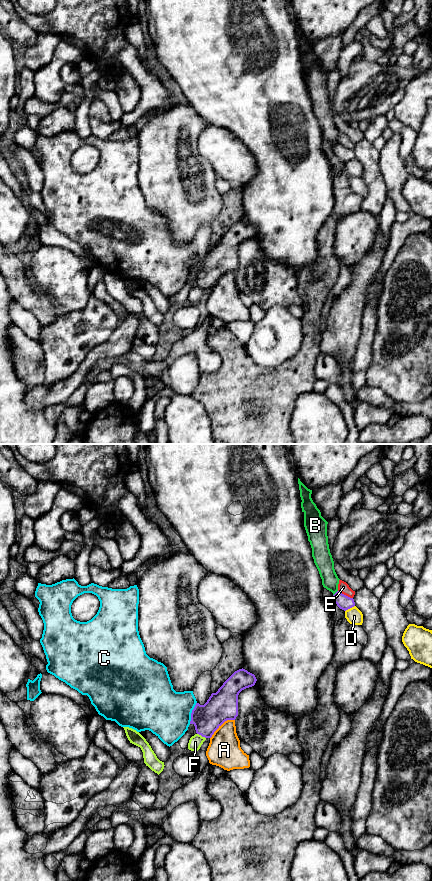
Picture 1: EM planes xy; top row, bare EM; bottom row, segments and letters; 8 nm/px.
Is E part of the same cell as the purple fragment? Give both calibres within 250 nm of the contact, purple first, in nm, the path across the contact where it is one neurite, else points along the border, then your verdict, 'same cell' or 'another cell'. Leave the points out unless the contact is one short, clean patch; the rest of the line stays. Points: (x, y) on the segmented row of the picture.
120 nm thick on the purple side, 90 nm on the other; border along xy (338, 590), (352, 598); another cell

